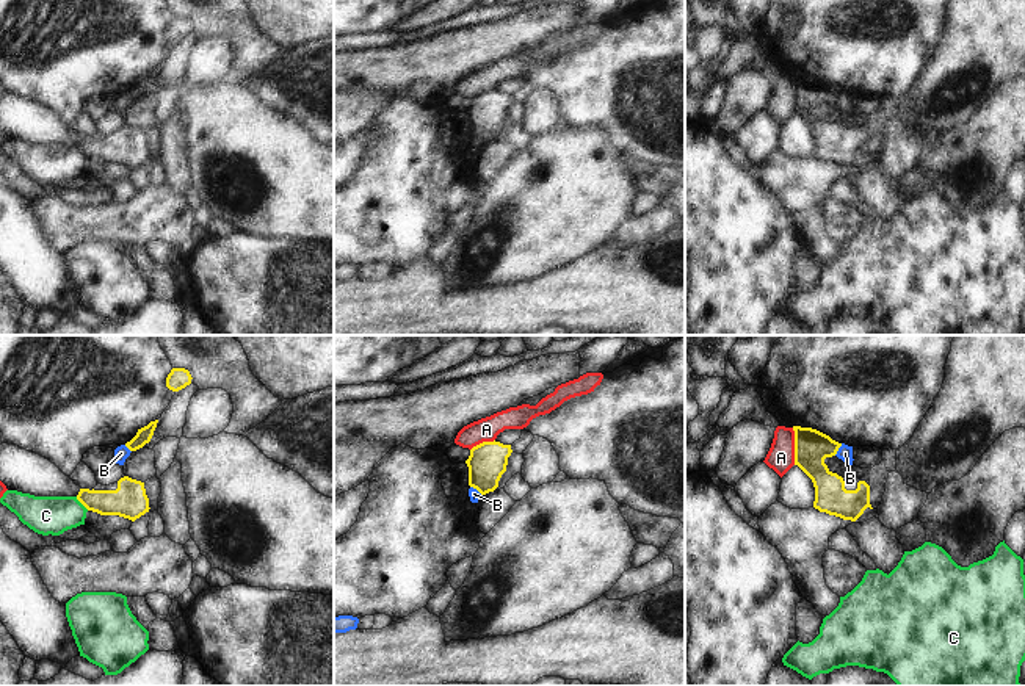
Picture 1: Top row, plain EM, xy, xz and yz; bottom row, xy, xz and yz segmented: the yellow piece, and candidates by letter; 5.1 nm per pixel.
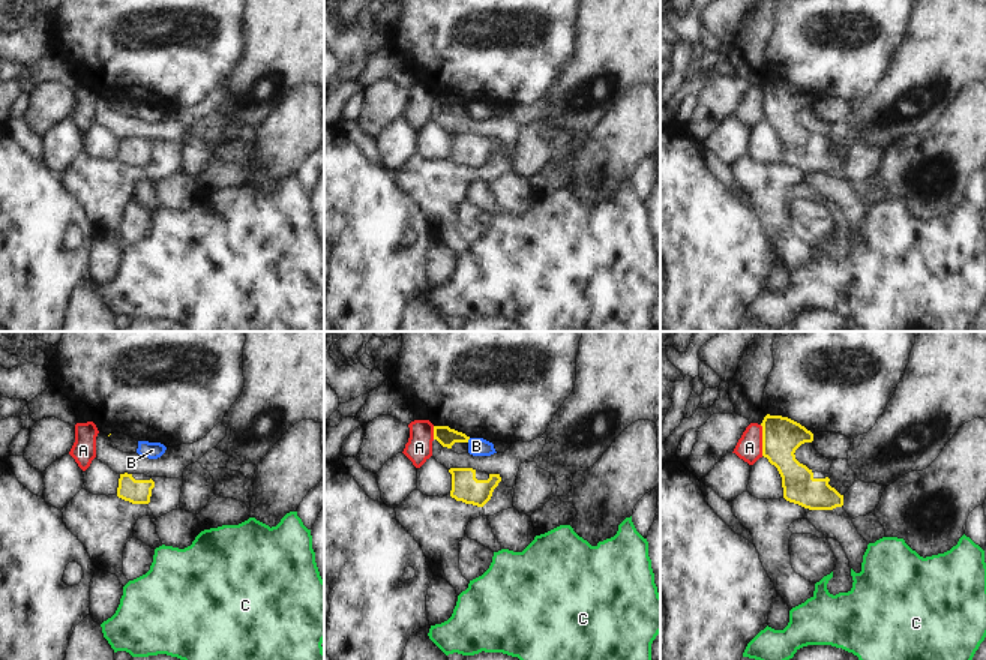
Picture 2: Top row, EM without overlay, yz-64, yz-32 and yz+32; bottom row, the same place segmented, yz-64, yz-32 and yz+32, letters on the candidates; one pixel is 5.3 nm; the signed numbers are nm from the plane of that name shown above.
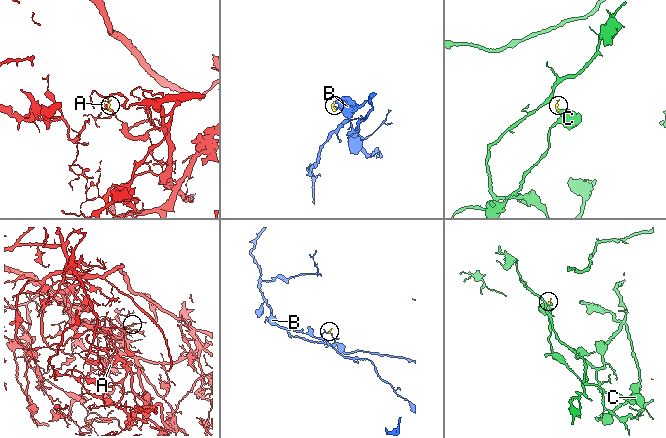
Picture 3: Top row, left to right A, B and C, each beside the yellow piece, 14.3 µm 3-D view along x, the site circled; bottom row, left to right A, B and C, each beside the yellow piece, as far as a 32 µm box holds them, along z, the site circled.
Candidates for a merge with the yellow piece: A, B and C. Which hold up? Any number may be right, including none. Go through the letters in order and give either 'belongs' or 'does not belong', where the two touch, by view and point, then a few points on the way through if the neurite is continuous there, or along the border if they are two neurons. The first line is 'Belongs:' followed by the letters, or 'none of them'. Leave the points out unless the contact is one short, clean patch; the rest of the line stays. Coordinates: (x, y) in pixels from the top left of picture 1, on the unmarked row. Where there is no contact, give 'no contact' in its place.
Belongs: none of them
A: does not belong | yz (795, 96) | along yz (792, 77), (795, 113)
B: does not belong | yz (837, 99) | along yz (842, 93), (834, 104)
C: does not belong | xy (82, 152) | along xy (76, 146), (88, 158)

